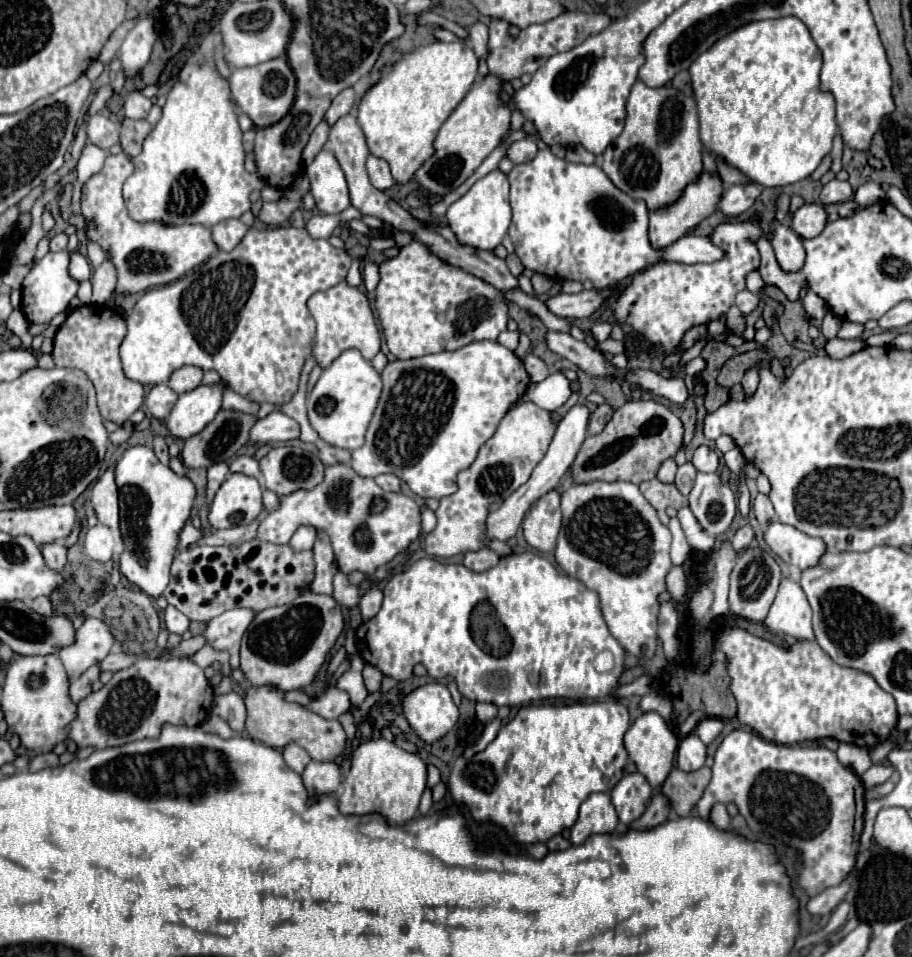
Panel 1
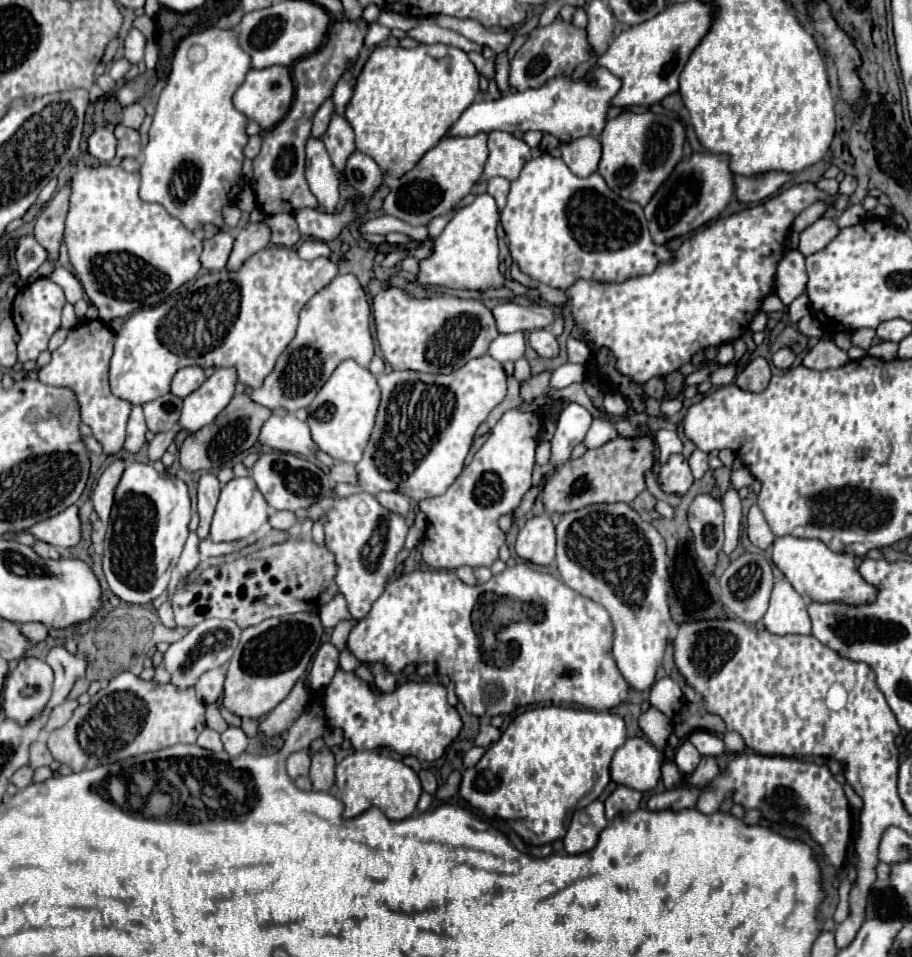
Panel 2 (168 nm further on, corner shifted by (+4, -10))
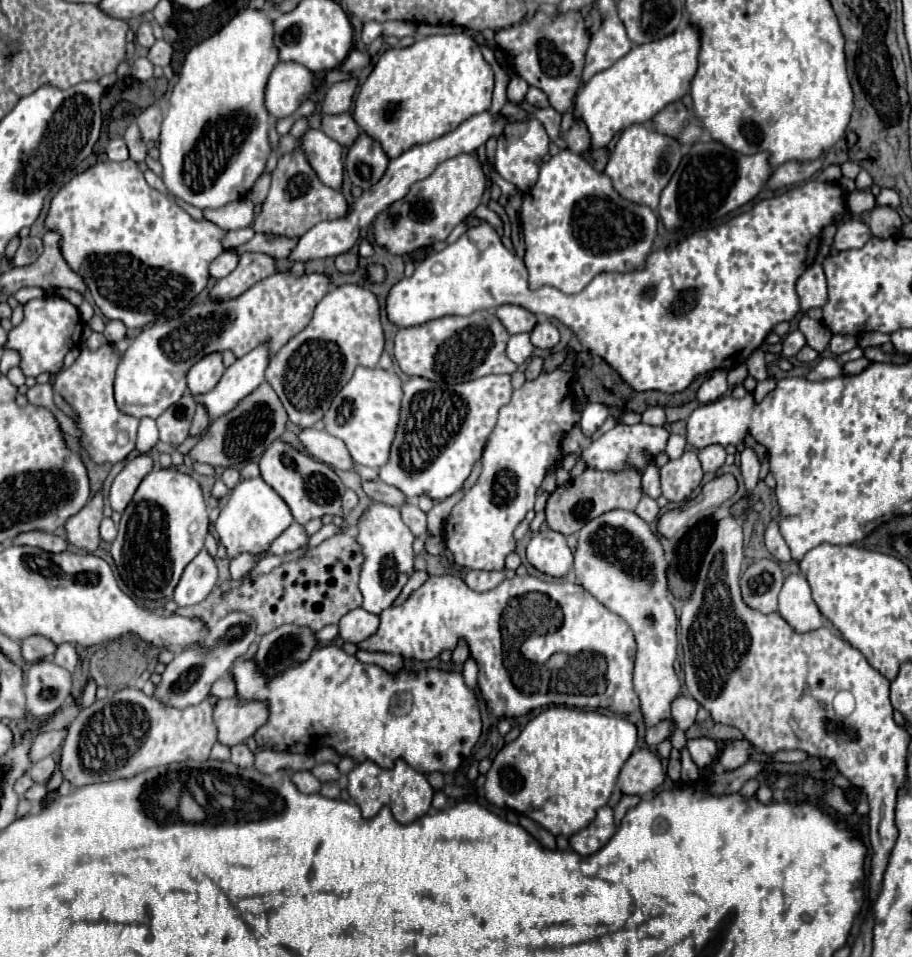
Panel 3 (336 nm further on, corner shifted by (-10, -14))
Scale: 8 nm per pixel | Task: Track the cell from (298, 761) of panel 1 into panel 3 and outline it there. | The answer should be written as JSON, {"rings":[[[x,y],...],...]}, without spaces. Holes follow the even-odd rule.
{"rings":[[[327,762],[327,764],[317,764],[313,770],[313,776],[317,776],[321,782],[329,782],[329,780],[337,780],[341,774],[339,774],[339,770],[337,770],[337,766],[335,764],[331,764],[331,762]]]}

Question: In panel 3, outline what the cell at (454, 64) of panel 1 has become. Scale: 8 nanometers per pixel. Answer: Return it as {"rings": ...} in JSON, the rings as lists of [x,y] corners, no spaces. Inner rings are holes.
{"rings":[[[427,36],[417,40],[409,48],[391,48],[385,54],[381,54],[373,72],[359,90],[353,118],[357,126],[365,134],[371,134],[371,138],[375,138],[383,146],[383,152],[393,160],[399,154],[407,152],[411,146],[431,142],[431,138],[441,138],[473,114],[489,110],[495,84],[493,78],[495,76],[491,66],[483,60],[481,50],[471,36]]]}

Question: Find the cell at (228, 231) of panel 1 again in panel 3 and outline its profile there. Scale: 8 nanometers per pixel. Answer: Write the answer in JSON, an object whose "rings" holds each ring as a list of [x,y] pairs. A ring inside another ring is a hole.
{"rings":[[[225,250],[223,254],[219,254],[219,258],[215,258],[211,262],[211,276],[213,278],[223,278],[227,274],[231,274],[235,268],[237,268],[237,262],[239,262],[239,254],[235,254],[235,250]]]}

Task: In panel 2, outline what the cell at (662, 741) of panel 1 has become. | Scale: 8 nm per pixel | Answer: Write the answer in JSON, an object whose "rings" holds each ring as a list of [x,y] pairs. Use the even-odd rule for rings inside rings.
{"rings":[[[629,738],[611,760],[611,780],[639,792],[653,790],[661,778],[661,758],[663,754],[645,738]]]}

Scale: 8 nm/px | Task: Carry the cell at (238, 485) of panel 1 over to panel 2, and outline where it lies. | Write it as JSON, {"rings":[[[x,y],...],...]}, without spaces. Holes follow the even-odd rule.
{"rings":[[[251,476],[233,478],[221,488],[219,504],[215,508],[215,516],[211,522],[211,540],[213,542],[233,542],[247,538],[249,534],[257,532],[269,520],[269,504],[263,494],[257,490]]]}

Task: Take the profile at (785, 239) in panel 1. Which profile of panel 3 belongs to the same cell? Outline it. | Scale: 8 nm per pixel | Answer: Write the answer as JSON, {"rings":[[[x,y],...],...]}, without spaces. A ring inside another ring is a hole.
{"rings":[[[811,264],[803,276],[797,280],[797,294],[801,302],[801,312],[807,312],[809,308],[823,306],[827,302],[827,284],[821,264]]]}

